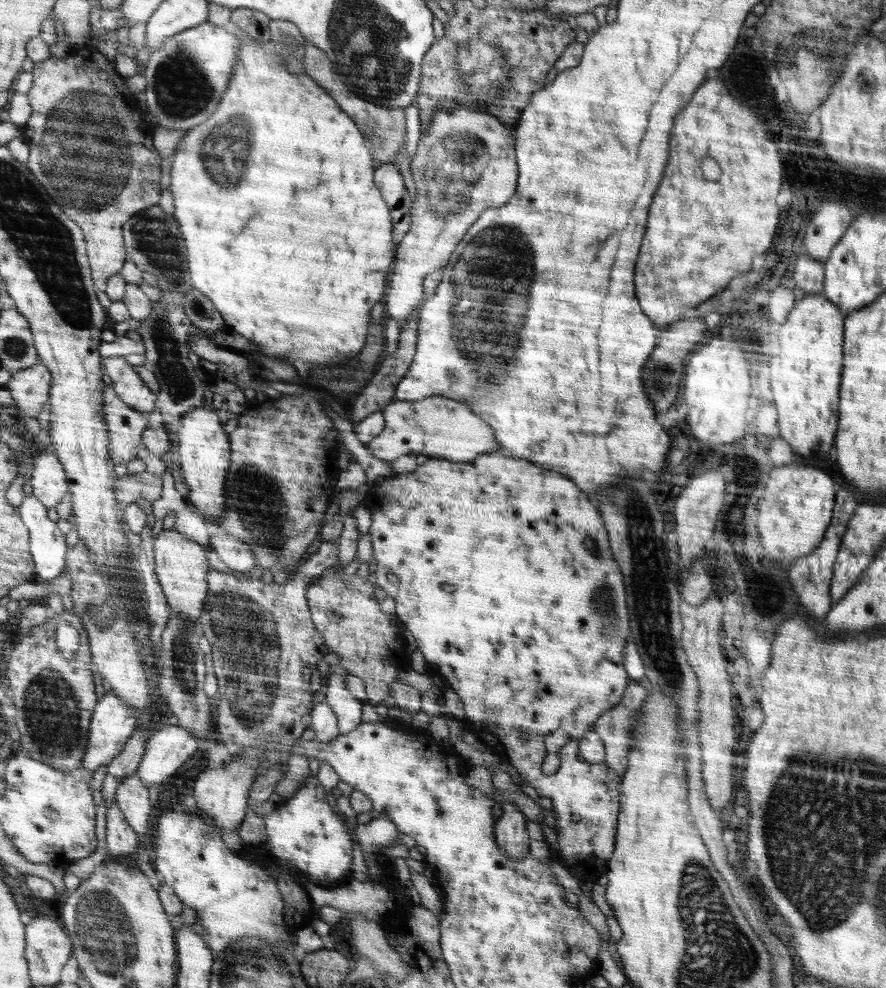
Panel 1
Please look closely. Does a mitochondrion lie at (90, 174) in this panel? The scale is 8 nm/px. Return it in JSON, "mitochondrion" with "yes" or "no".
{"mitochondrion":"yes"}

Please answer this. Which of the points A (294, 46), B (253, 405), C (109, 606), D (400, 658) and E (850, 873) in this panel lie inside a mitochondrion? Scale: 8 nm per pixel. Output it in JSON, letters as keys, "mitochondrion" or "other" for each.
{"A":"mitochondrion","B":"other","C":"mitochondrion","D":"other","E":"mitochondrion"}

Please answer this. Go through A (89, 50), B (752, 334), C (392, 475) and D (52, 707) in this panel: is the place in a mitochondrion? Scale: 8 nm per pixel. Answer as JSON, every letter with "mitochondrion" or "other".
{"A":"other","B":"mitochondrion","C":"other","D":"mitochondrion"}

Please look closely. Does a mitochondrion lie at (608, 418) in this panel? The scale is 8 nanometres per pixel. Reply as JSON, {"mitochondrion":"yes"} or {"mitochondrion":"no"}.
{"mitochondrion":"no"}

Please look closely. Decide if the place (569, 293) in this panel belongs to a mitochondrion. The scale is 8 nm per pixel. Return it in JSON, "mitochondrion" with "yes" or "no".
{"mitochondrion":"no"}

